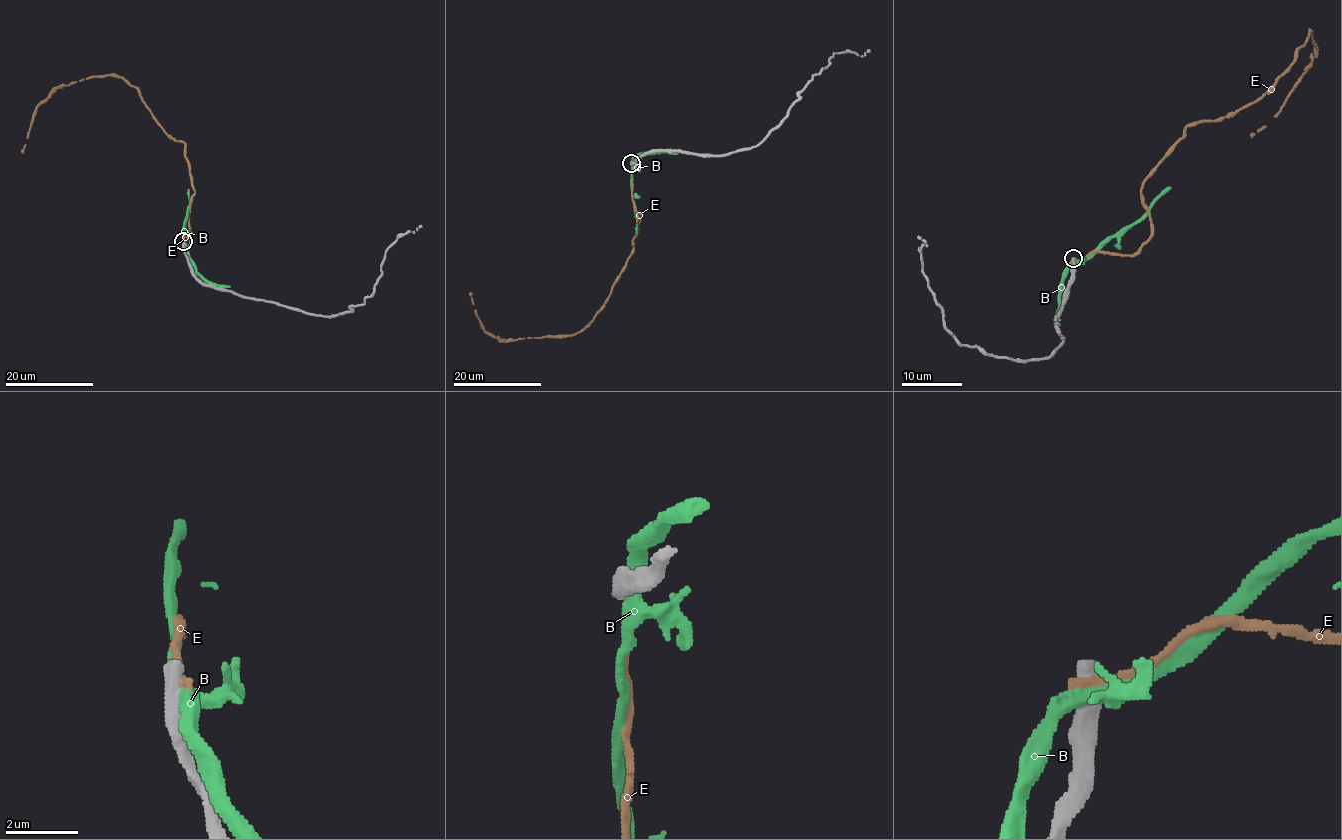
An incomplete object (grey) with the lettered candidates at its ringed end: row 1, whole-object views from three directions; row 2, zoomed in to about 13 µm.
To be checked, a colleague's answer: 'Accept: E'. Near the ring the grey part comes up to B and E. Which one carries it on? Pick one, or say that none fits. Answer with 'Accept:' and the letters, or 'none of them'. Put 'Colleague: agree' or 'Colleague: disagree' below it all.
Accept: none of them
Colleague: disagree

